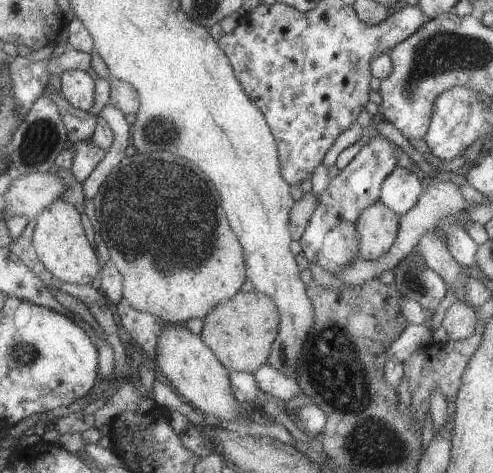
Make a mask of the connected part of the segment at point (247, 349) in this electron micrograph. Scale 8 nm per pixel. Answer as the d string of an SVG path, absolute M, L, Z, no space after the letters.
M237 291L230 300L214 306L204 316L204 323L200 333L201 340L213 351L219 362L227 371L241 371L254 373L260 366L263 366L268 359L271 343L275 340L278 331L278 312L273 301L266 295L257 291L244 293Z

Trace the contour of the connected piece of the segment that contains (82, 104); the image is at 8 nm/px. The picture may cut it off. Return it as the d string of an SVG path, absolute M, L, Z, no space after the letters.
M69 69L61 75L60 91L74 107L87 111L93 104L93 85L88 73Z

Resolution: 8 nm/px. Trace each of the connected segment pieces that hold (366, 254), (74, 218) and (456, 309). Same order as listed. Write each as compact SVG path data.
M381 201L371 203L357 217L358 256L372 261L389 250L398 231L398 218Z
M55 201L41 215L37 216L37 226L34 233L34 247L40 256L41 262L63 282L73 284L88 284L96 286L93 280L99 276L99 262L97 253L89 246L81 222L79 210L73 204Z
M457 300L446 309L441 324L449 341L460 341L474 333L476 320L473 308Z

